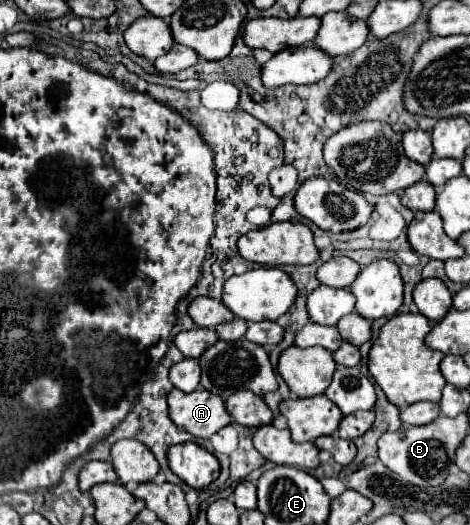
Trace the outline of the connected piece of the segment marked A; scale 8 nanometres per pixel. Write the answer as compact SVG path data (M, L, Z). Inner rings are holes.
M173 389L167 395L167 405L171 421L199 439L209 439L221 427L231 423L223 399L205 389L195 389L193 393Z

